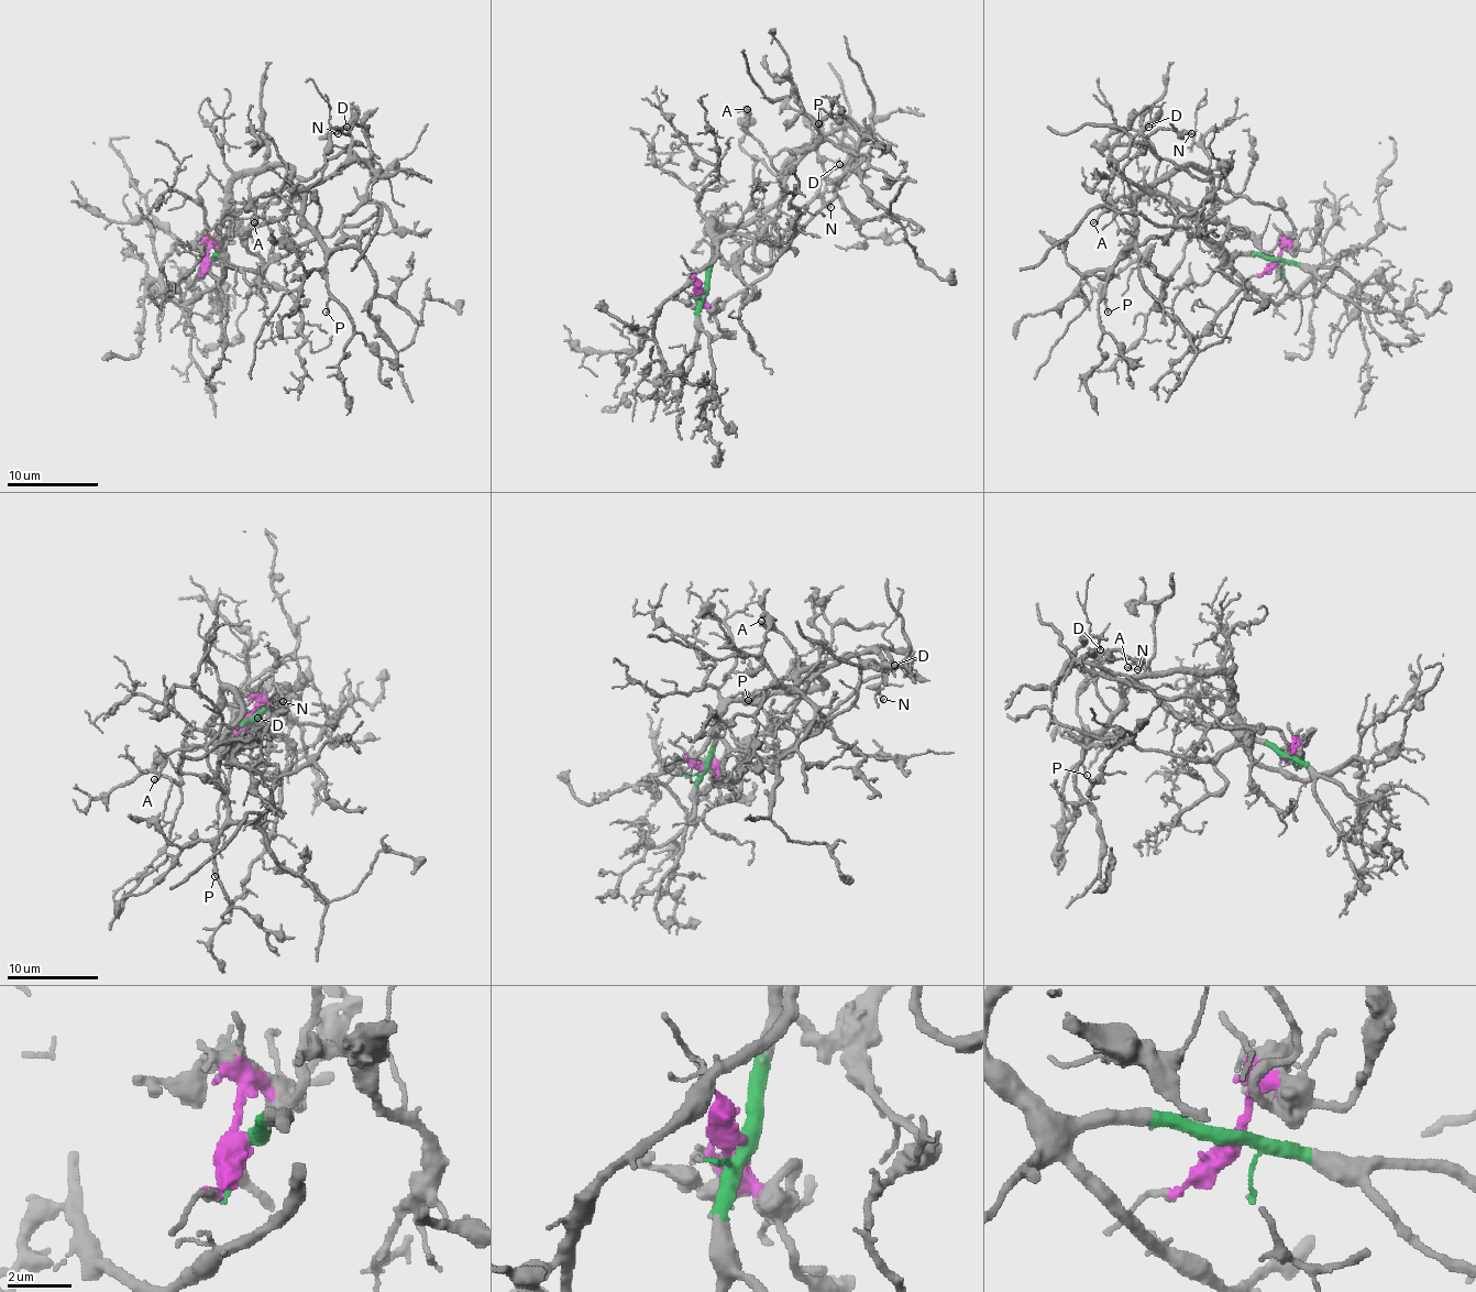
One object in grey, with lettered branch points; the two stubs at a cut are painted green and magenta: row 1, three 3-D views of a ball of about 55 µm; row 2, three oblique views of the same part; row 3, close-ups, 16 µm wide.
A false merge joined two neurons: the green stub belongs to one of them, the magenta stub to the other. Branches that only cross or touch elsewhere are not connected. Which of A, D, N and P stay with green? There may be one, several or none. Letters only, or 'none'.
A, N, P

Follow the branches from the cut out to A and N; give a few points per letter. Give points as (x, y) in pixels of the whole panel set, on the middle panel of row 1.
A: (703, 291), (712, 222), (733, 227), (758, 220), (778, 199), (782, 179), (762, 144), (746, 129), (746, 108)
N: (703, 291), (714, 220), (720, 227), (758, 220), (782, 193), (782, 170), (799, 146), (815, 140), (830, 207)

